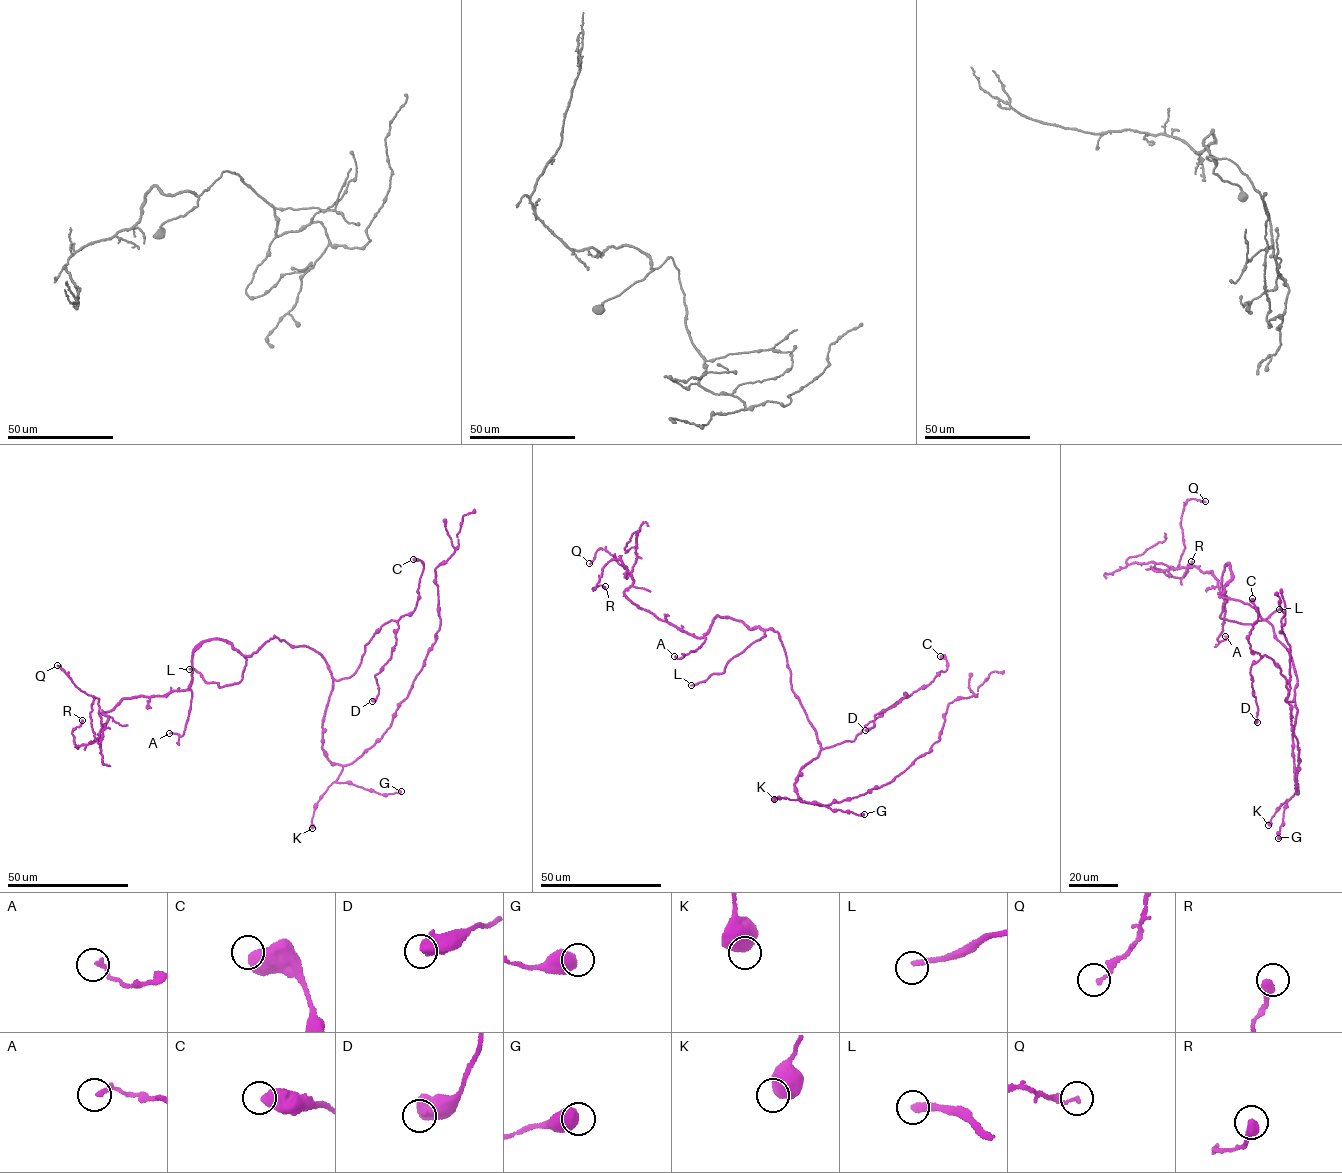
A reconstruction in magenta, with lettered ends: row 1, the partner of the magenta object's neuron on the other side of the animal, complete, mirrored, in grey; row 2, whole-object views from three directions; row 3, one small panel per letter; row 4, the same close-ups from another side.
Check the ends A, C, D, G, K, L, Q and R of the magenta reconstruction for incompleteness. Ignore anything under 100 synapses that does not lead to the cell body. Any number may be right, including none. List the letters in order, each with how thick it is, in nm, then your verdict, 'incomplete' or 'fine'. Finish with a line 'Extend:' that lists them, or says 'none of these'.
A: 180 nm thick; fine
C: 650 nm thick; fine
D: 650 nm thick; fine
G: 650 nm thick; fine
K: 650 nm thick; fine
L: 280 nm thick; incomplete
Q: 150 nm thick; fine
R: 400 nm thick; fine
Extend: L

